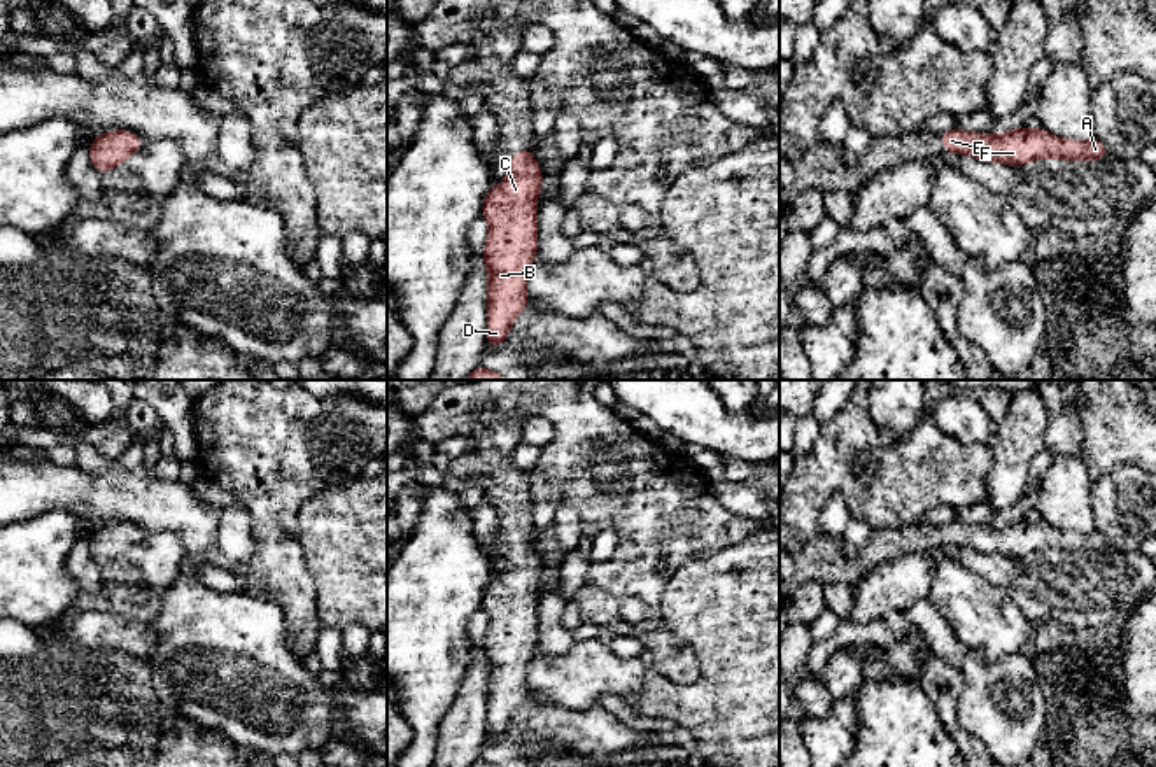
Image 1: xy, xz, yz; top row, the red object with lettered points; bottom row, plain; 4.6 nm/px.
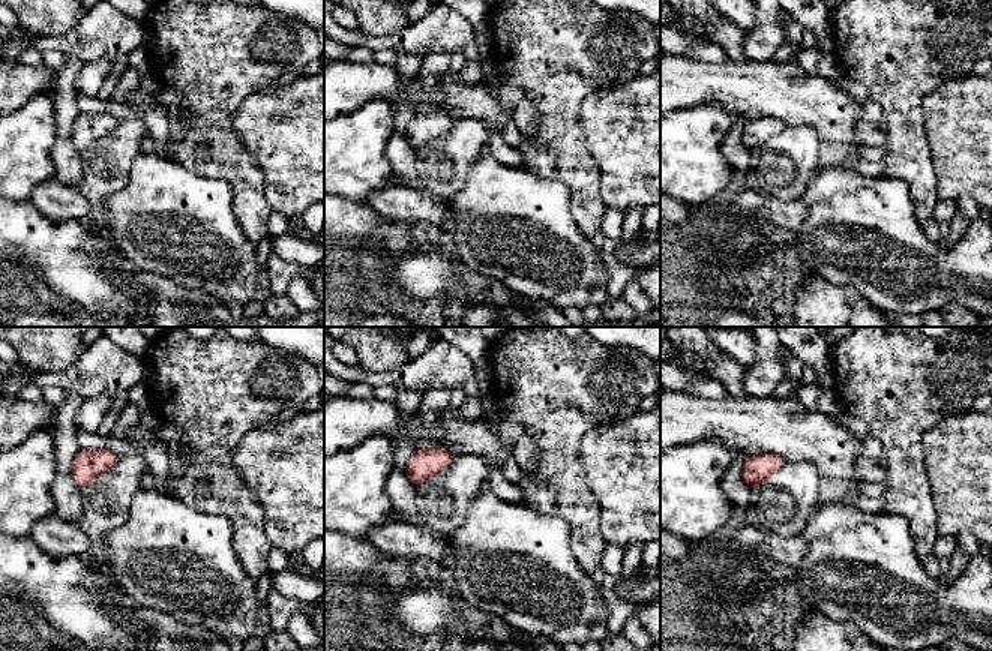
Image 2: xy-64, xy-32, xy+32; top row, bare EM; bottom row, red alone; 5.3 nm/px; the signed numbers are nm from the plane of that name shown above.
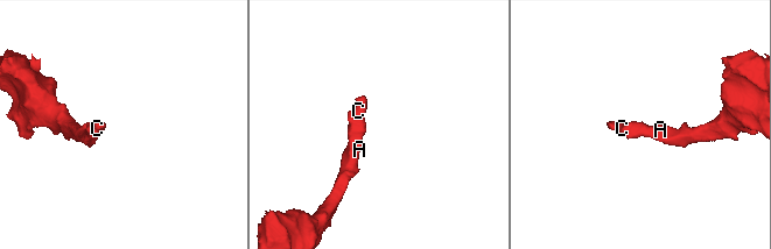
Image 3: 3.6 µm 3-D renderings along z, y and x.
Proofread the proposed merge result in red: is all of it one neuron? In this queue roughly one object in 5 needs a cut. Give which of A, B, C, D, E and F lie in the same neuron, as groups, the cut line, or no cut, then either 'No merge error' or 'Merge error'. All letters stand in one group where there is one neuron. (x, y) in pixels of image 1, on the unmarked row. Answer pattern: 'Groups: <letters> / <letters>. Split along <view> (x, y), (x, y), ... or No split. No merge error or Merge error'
Groups: A B C D E F. No split. No merge error

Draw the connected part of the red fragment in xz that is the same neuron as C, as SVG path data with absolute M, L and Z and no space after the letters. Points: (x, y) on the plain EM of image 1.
M531 541L513 546L508 569L483 592L482 608L489 615L483 641L489 674L487 739L497 741L508 728L513 711L529 699L527 662L538 643L536 592L543 578L539 557Z

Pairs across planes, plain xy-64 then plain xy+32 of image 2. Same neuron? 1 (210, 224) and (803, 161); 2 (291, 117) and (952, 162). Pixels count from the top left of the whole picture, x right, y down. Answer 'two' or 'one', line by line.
1: two
2: one

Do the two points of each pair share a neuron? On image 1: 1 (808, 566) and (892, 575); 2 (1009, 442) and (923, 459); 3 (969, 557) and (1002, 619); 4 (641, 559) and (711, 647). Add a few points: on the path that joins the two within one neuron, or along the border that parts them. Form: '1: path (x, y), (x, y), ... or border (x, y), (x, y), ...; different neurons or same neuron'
1: border (904, 555), (894, 561), (874, 562), (850, 584); different neurons
2: border (986, 442), (992, 450), (988, 485); different neurons
3: border (941, 559), (964, 562), (995, 587); different neurons
4: border (694, 559), (664, 585), (666, 627); different neurons

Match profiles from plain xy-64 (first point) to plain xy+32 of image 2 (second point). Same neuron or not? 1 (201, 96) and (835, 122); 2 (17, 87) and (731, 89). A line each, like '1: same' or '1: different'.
1: different
2: same

